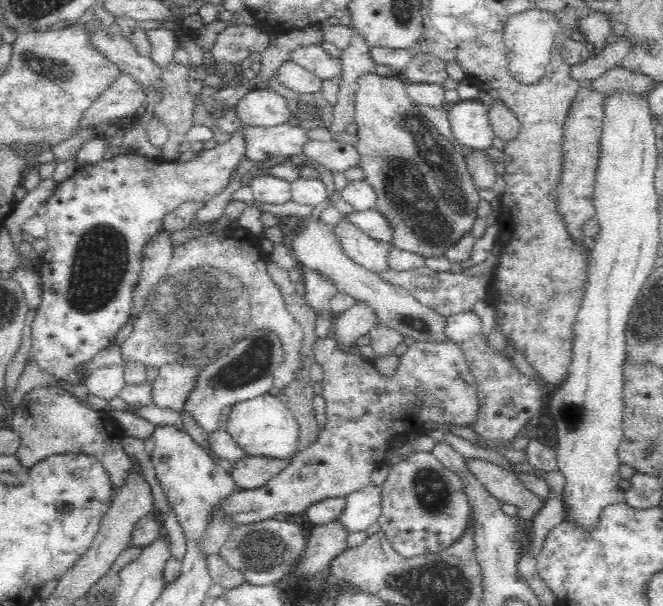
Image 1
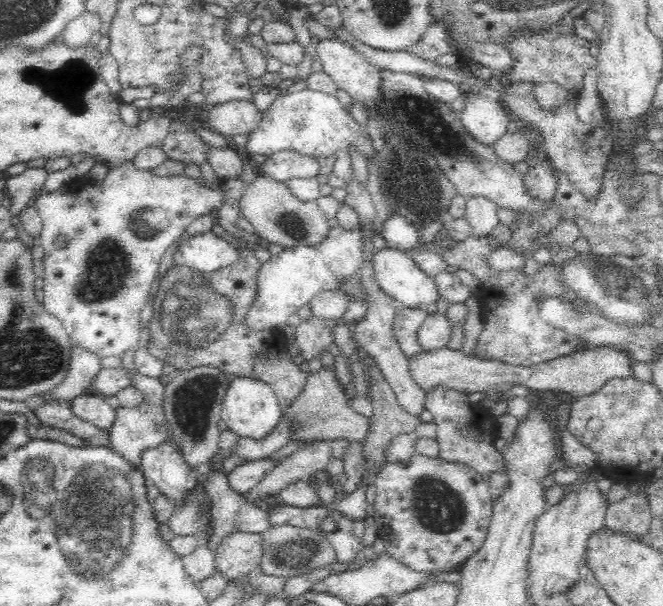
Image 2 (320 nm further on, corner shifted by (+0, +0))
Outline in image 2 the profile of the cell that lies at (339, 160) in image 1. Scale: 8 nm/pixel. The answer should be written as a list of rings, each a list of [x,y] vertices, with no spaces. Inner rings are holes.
[[[283,150],[267,156],[260,165],[264,176],[280,182],[291,178],[310,178],[318,175],[318,160],[294,150]]]

